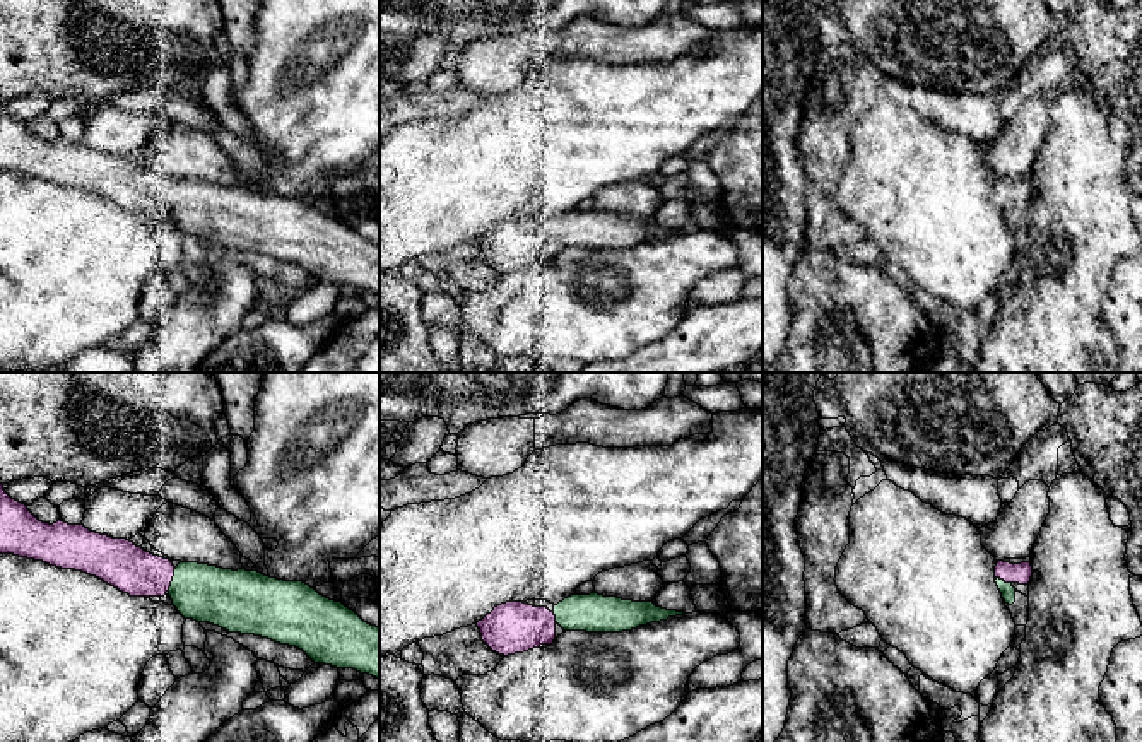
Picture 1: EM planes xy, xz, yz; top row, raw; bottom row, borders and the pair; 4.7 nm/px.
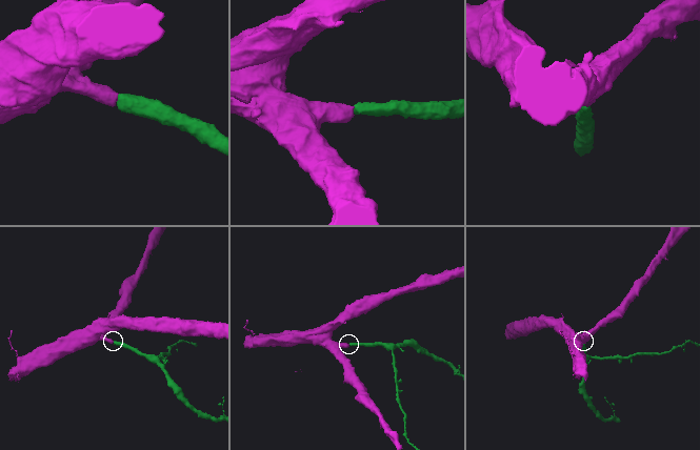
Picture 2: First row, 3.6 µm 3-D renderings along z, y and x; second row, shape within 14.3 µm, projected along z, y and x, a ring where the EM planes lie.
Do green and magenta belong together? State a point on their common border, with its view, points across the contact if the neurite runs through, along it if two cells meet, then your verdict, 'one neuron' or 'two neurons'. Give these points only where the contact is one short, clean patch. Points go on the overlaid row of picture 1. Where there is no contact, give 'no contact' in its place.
contact xy (173, 580); one neuron

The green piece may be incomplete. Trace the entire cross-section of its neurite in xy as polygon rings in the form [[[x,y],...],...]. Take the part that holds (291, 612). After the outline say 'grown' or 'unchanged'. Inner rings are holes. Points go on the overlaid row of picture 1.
[[[0,484],[0,554],[14,554],[34,561],[43,561],[62,569],[75,569],[103,580],[130,597],[171,597],[173,605],[185,619],[209,622],[229,633],[255,634],[268,638],[280,645],[303,650],[315,663],[325,663],[337,668],[354,668],[380,679],[380,627],[364,622],[354,610],[342,602],[320,595],[303,581],[284,581],[265,576],[258,571],[222,569],[198,562],[180,562],[176,568],[169,559],[154,556],[137,547],[127,539],[113,539],[91,532],[84,525],[68,525],[62,520],[56,523],[39,521],[26,504],[12,499],[3,484]]] | grown

